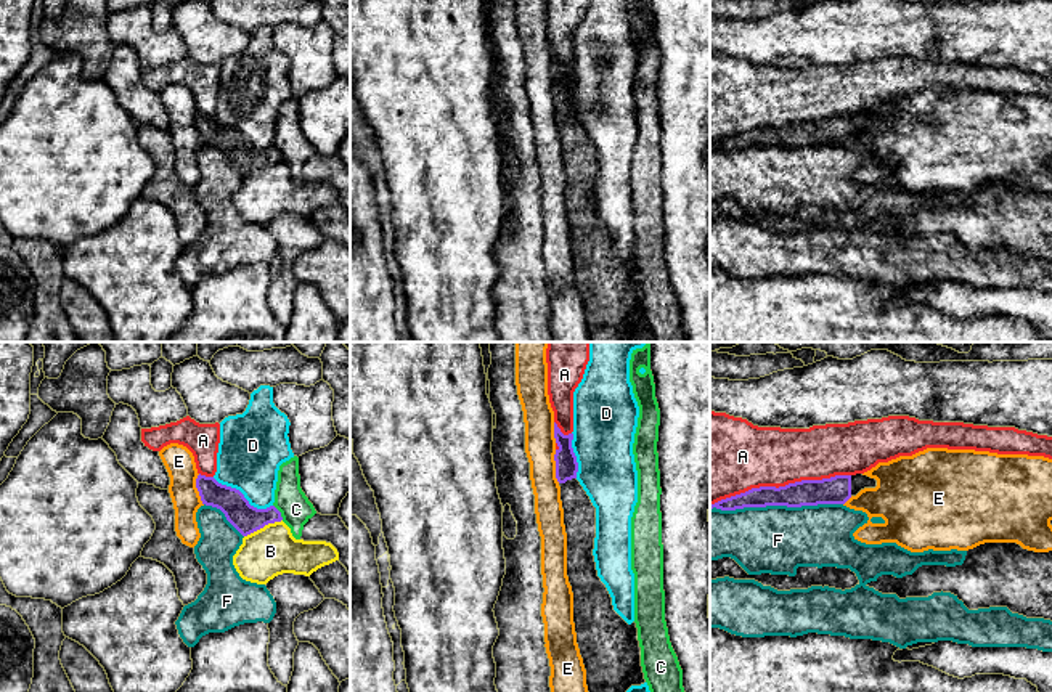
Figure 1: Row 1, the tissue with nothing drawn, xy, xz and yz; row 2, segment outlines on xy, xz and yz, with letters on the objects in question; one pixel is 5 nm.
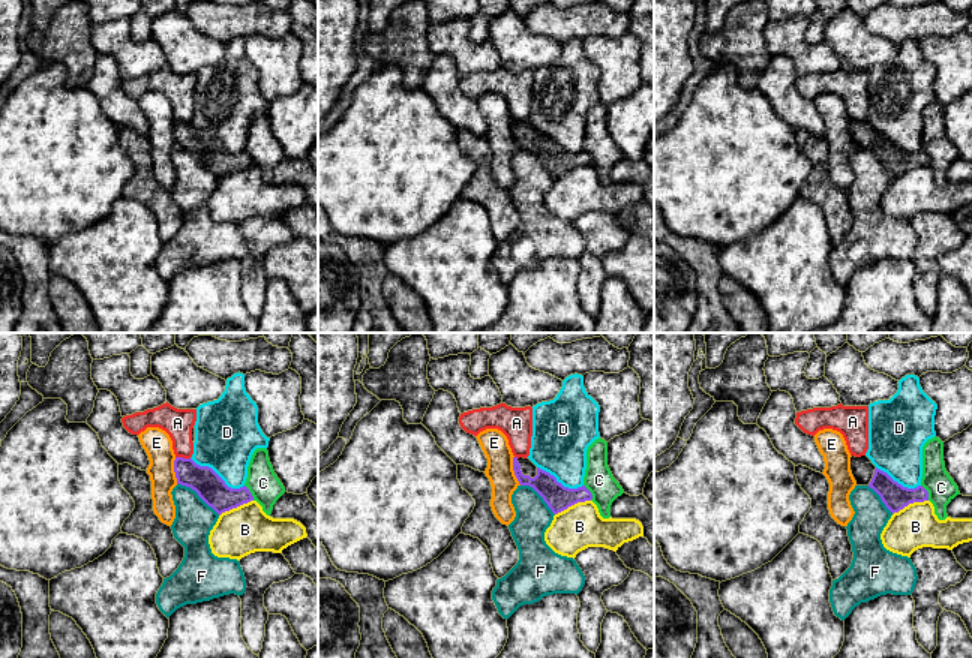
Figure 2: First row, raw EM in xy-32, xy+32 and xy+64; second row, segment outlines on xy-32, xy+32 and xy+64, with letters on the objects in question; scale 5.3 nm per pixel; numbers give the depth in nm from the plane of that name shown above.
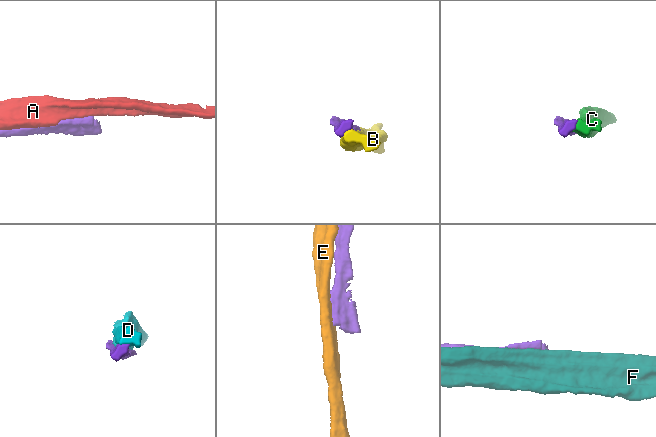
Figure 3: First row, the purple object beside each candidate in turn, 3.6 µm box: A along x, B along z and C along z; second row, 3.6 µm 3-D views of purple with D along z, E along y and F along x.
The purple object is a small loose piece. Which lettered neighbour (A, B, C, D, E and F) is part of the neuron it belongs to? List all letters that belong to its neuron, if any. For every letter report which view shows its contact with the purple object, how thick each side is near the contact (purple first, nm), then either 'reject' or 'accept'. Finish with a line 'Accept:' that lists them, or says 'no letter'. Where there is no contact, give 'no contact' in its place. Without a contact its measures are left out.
A: contact in yz; calibres 130 and 340 nm; reject
B: contact in xy; calibres 150 and 260 nm; reject
C: contact in xy; calibres 150 and 160 nm; reject
D: contact in xy; calibres 150 and 340 nm; reject
E: contact in xz; calibres 110 and 160 nm; reject
F: contact in yz; calibres 130 and 340 nm; reject
Accept: no letter

